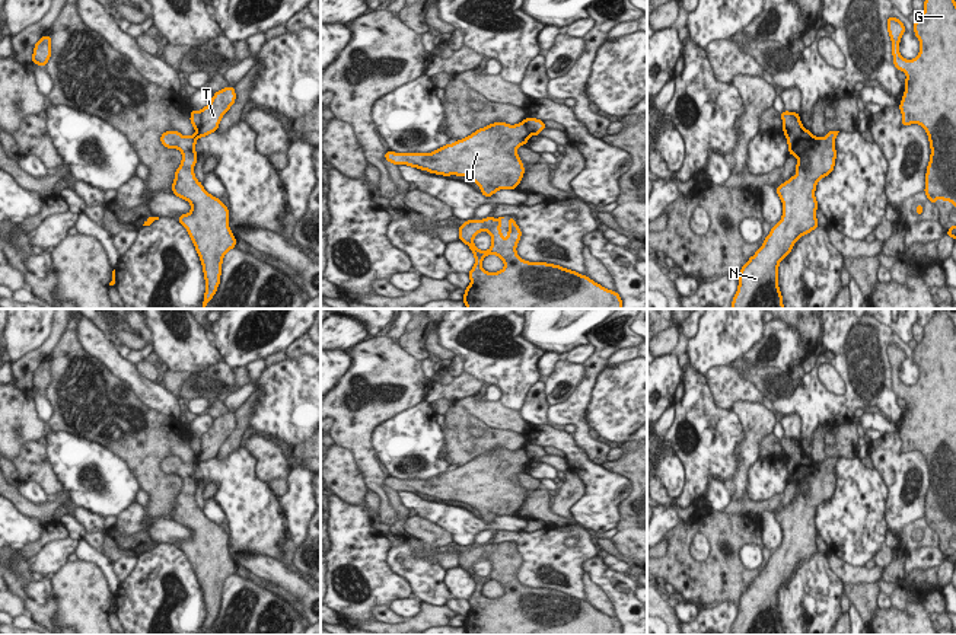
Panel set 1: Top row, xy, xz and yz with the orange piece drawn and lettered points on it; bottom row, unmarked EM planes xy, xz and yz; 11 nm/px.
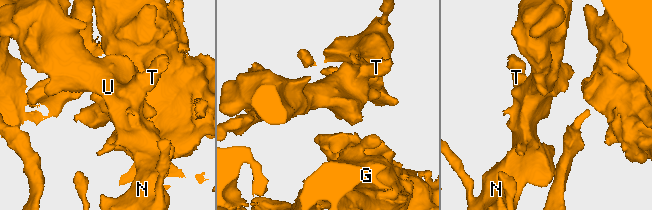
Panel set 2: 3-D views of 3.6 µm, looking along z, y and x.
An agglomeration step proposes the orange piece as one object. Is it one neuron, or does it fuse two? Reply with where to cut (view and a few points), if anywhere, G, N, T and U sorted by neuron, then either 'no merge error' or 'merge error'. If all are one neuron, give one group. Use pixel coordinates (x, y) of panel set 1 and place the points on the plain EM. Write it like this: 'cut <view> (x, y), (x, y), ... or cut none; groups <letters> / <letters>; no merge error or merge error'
cut xy (200, 437), (198, 462); groups G N U / T; merge error

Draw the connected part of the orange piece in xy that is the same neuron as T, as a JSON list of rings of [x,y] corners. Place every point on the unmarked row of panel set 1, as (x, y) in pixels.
[[[227,412],[213,421],[213,425],[207,433],[200,437],[201,451],[198,462],[205,463],[216,459],[223,441],[230,435],[236,427],[235,414]]]

